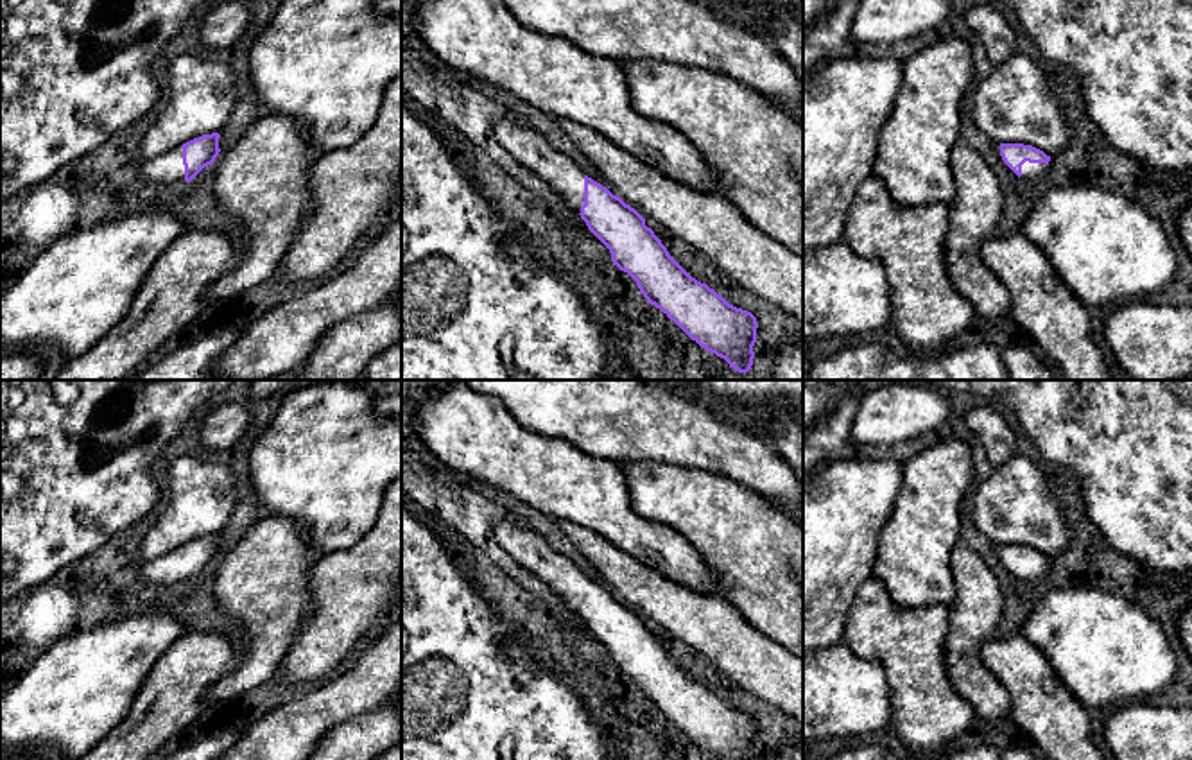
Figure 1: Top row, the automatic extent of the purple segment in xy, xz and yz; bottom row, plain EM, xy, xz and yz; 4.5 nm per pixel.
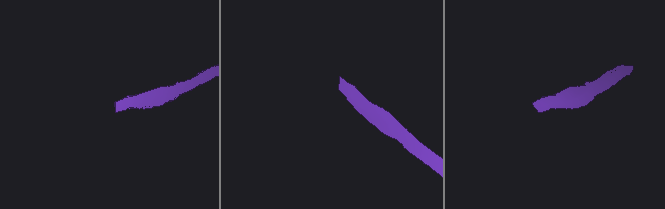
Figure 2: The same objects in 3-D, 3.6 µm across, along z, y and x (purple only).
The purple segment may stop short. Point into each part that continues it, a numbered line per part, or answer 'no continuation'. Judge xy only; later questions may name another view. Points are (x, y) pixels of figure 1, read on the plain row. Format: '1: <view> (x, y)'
1: xy (167, 569)

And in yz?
1: yz (1029, 572)

